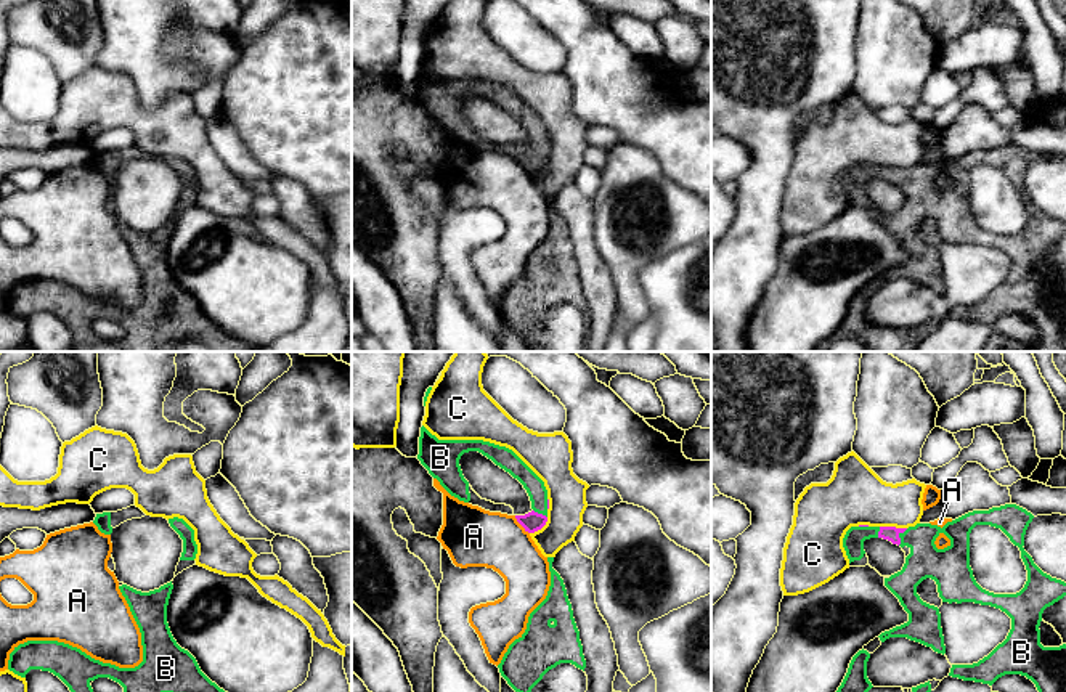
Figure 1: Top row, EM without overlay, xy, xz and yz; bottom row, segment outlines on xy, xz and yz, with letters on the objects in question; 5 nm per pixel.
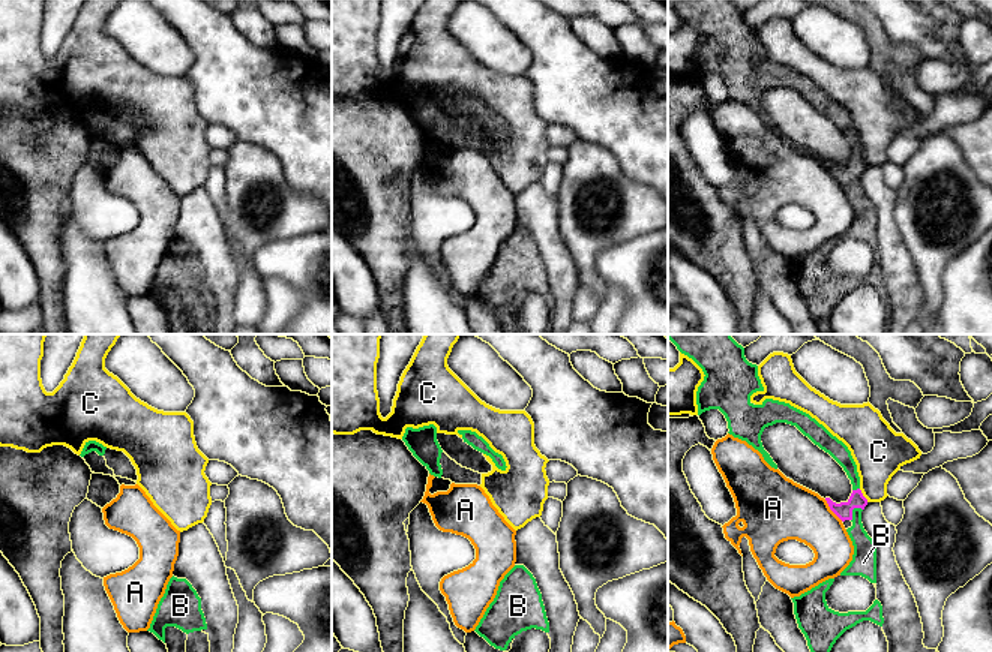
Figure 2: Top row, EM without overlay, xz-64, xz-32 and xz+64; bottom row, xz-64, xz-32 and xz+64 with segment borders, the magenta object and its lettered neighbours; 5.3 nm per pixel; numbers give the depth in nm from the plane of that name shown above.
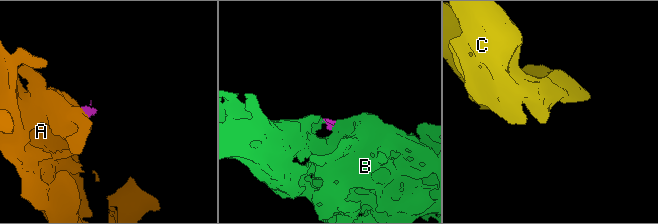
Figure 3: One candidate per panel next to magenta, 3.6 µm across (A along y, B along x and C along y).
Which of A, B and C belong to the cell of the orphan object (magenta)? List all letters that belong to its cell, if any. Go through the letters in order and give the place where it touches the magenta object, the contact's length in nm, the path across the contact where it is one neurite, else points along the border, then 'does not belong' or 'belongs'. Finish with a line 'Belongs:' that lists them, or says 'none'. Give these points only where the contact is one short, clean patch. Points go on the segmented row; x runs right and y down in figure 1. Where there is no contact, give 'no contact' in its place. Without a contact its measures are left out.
A: meets magenta in xz at (520, 524); contact 120 nm long; border along xz (514, 516), (528, 533); does not belong
B: meets magenta in yz at (898, 537); contact 100 nm long; belongs
C: meets magenta in yz at (893, 527); contact 140 nm long; border along yz (880, 525), (906, 529); does not belong
Belongs: B

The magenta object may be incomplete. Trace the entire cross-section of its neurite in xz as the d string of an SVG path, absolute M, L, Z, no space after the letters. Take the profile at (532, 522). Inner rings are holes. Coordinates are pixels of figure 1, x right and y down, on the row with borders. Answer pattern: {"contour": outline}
{"contour": "M424 425L421 427L417 459L451 496L464 503L470 501L470 493L459 459L469 451L482 453L523 485L533 511L515 519L528 533L541 530L547 522L547 490L512 450L483 440L438 440Z"}

